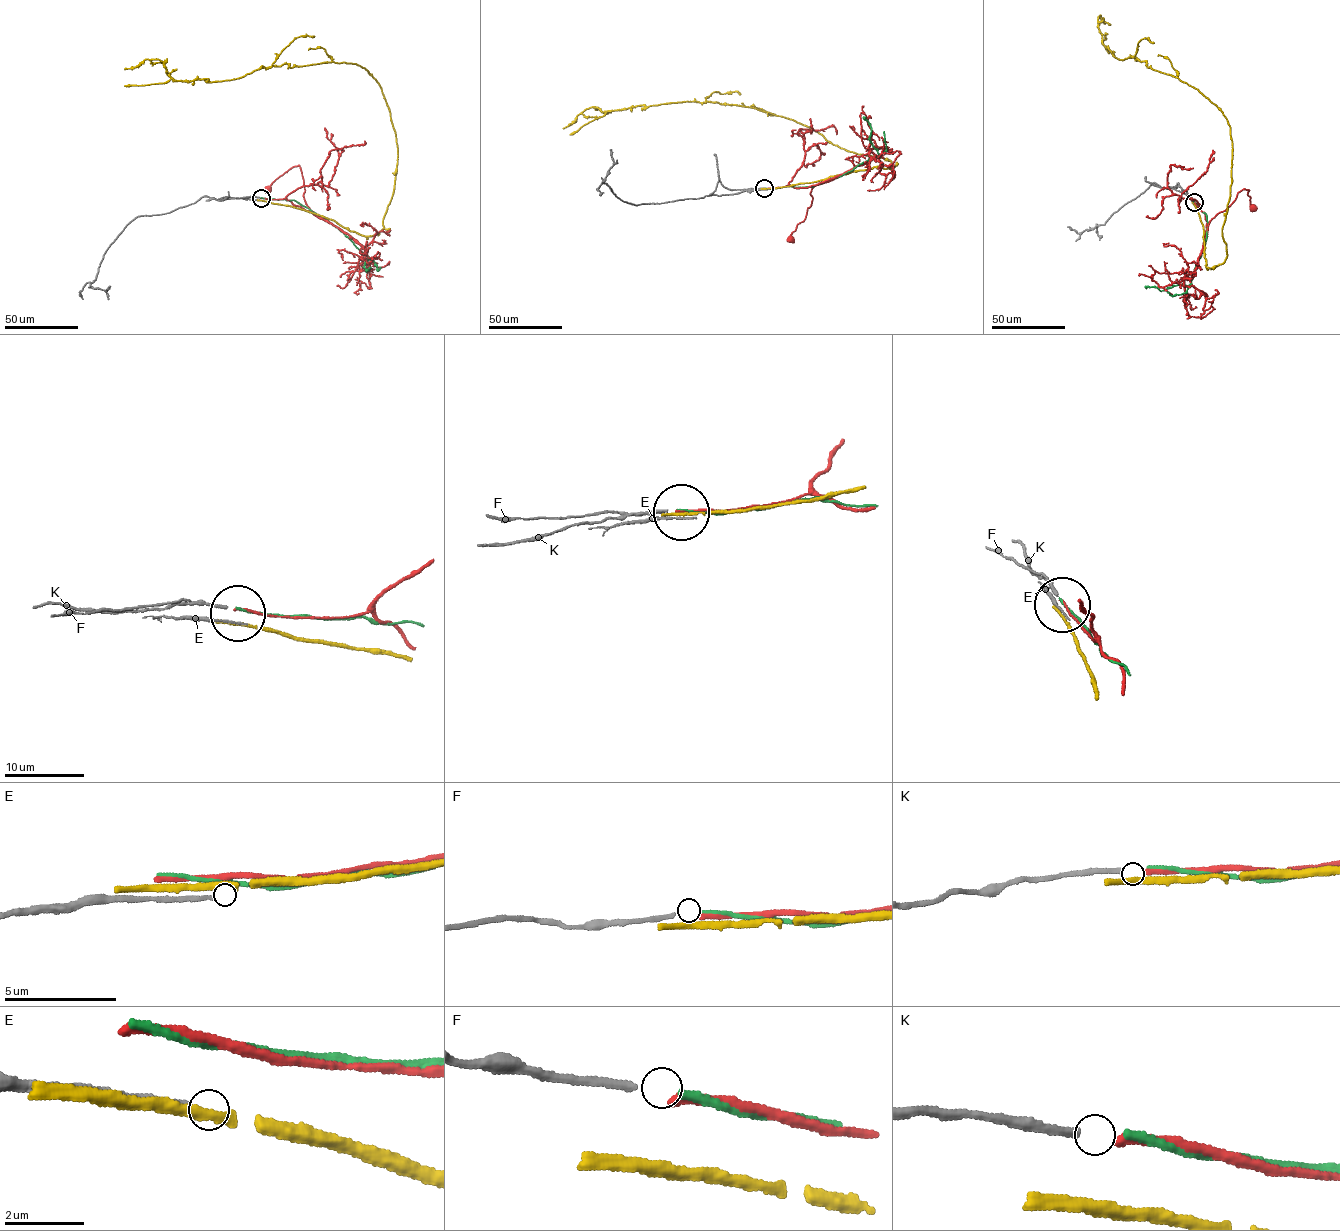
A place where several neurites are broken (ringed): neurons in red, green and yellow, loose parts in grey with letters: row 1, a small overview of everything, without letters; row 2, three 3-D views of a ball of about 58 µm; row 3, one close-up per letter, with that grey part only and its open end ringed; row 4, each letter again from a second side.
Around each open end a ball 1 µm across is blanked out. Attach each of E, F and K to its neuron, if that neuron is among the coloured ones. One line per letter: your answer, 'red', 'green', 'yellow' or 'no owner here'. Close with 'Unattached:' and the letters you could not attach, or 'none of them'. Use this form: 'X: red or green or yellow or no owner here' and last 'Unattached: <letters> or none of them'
E: no owner here
F: green
K: red
Unattached: E

